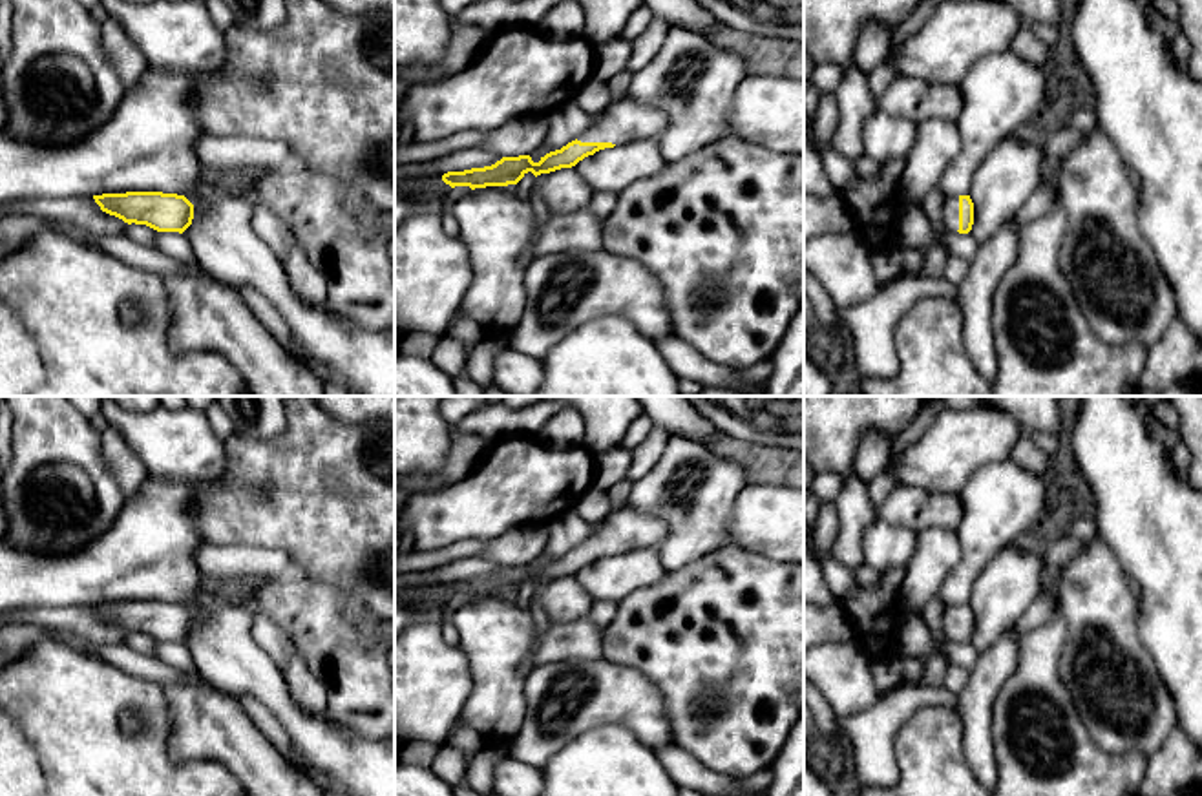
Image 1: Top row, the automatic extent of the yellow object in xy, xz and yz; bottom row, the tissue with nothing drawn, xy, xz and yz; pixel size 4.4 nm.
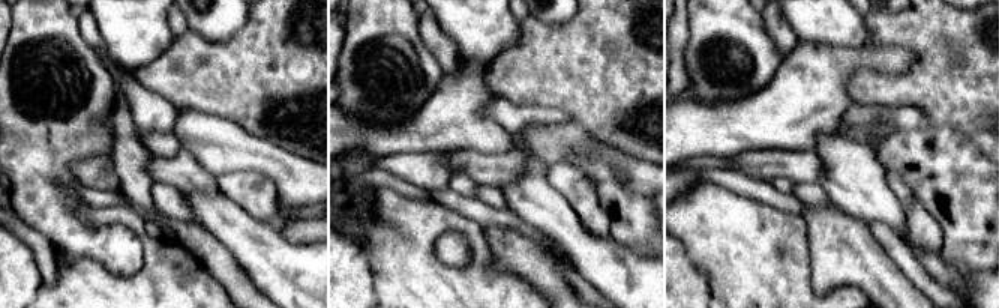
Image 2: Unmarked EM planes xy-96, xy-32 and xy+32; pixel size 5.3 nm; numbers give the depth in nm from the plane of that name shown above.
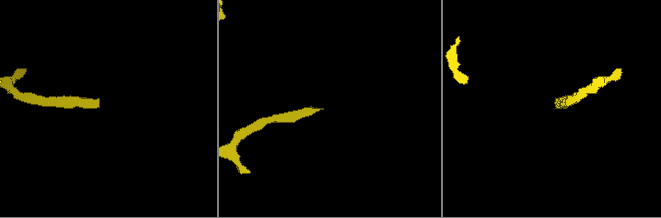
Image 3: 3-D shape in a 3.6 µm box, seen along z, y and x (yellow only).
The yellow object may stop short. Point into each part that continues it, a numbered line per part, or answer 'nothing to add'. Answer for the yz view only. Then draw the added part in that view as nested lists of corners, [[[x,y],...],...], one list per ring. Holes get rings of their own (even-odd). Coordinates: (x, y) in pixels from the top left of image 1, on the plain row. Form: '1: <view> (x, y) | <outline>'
1: yz (950, 617) | [[[948,606],[943,613],[943,634],[948,641],[959,639],[959,606]]]

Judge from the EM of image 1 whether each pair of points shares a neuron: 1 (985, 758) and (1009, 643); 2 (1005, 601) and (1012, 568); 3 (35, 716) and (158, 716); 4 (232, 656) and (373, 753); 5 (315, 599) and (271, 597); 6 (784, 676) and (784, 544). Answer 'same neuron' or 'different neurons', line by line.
1: same neuron
2: same neuron
3: same neuron
4: same neuron
5: same neuron
6: different neurons

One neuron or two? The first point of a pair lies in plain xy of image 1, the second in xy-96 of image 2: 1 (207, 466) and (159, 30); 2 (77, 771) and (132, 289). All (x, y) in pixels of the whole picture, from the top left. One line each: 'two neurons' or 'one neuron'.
1: one neuron
2: one neuron

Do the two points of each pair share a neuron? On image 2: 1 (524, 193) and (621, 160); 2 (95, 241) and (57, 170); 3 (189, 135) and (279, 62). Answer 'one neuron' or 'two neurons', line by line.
1: two neurons
2: one neuron
3: two neurons

